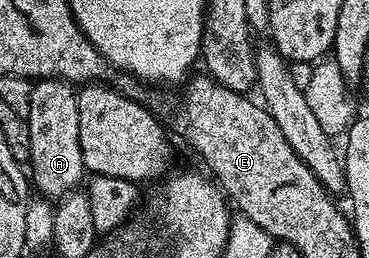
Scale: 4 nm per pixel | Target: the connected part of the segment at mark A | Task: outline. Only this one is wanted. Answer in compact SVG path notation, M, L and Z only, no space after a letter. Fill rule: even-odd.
M49 77L33 82L26 116L30 133L30 179L41 196L60 201L86 179L82 145L78 141L77 88L67 79Z

